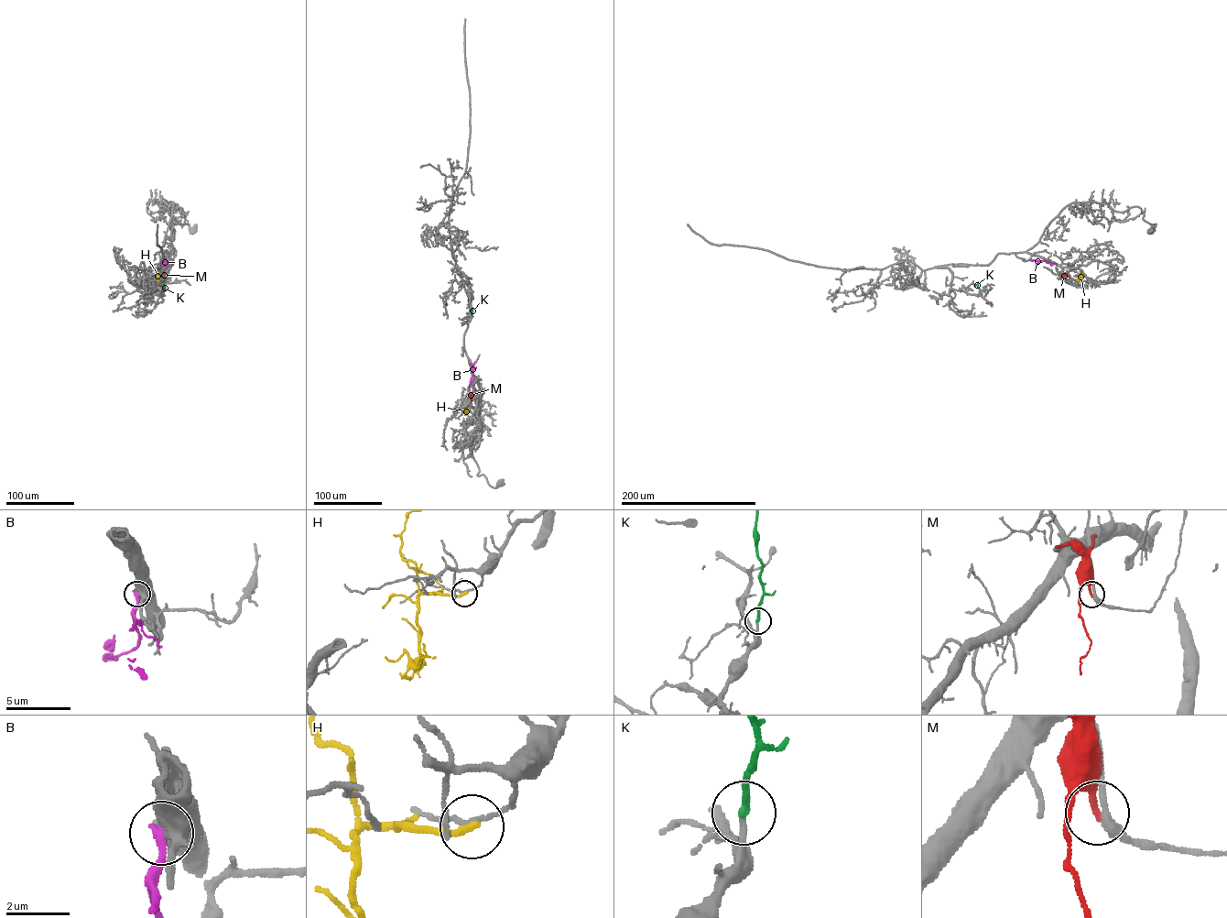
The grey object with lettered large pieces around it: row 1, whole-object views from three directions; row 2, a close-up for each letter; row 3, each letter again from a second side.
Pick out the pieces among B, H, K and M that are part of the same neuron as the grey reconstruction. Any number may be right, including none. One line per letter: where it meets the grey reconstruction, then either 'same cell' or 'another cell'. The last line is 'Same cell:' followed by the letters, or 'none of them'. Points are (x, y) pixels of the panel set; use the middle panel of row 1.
B: meets grey at (472, 377); another cell
H: meets grey at (468, 411); another cell
K: meets grey at (472, 311); same cell
M: meets grey at (472, 397); another cell
Same cell: K

